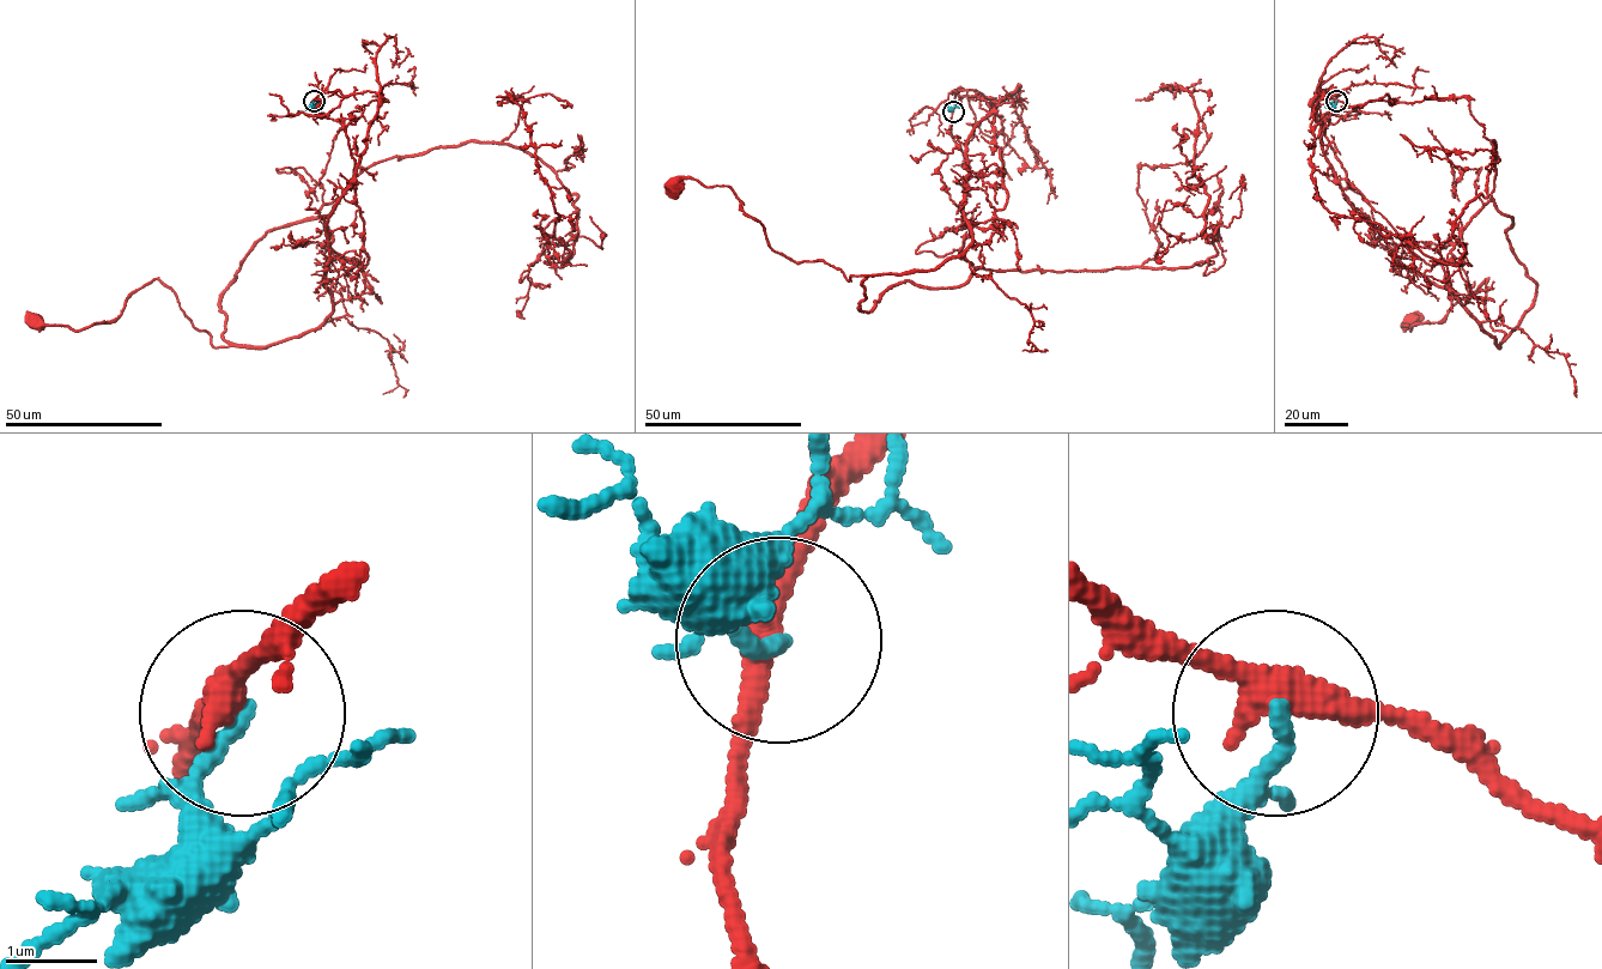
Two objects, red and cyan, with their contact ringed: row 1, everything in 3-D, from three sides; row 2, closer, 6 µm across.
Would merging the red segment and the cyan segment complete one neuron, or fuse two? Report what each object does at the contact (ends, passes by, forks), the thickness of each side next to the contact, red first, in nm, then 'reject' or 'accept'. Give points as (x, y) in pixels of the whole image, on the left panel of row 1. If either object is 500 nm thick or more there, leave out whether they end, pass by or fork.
red passes by; cyan ends; calibres 320 and 190 nm; reject

